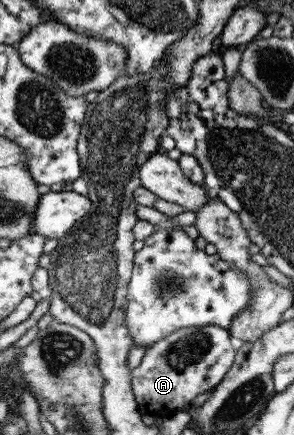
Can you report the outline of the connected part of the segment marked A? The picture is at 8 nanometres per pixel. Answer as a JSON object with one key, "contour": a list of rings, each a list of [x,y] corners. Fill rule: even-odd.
{"contour":[[[196,326],[174,330],[147,347],[140,363],[130,370],[130,387],[139,410],[166,416],[212,389],[225,376],[236,353],[229,337],[228,330],[220,326]]]}

